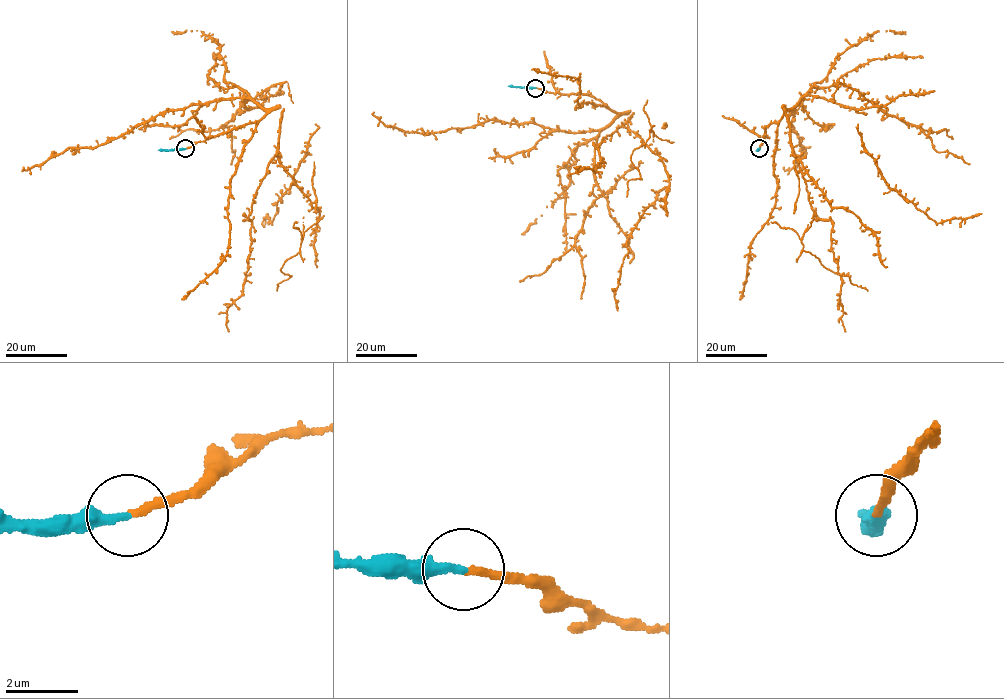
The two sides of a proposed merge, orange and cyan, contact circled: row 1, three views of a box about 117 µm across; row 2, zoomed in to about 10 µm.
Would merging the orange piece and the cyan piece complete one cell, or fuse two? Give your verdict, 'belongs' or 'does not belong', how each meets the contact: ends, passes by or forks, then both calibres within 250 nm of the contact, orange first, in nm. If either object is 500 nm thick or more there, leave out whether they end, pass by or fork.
belongs | orange ends | cyan ends | 220/280 nm

